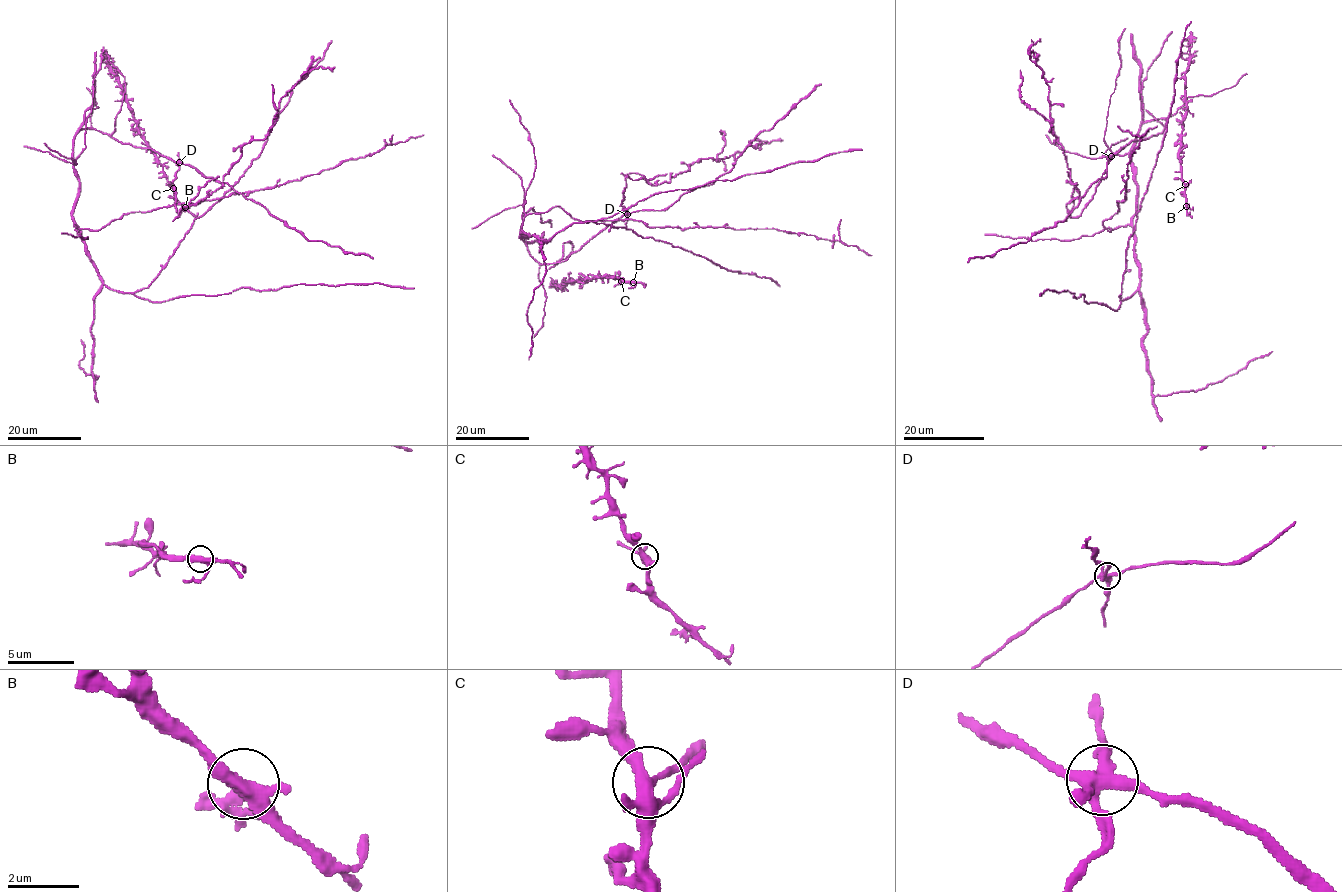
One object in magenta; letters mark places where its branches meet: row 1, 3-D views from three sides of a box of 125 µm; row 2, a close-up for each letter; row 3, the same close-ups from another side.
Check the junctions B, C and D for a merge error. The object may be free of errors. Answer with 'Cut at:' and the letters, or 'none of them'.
Cut at: D

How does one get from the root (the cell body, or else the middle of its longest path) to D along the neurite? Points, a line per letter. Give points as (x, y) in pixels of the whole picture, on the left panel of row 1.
D: (76, 169), (73, 140), (85, 128), (109, 134), (124, 144), (149, 148), (179, 162)

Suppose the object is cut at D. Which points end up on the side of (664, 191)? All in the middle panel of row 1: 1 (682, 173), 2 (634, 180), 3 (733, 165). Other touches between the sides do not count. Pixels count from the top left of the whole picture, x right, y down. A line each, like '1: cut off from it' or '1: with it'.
1: cut off from it
2: cut off from it
3: with it

